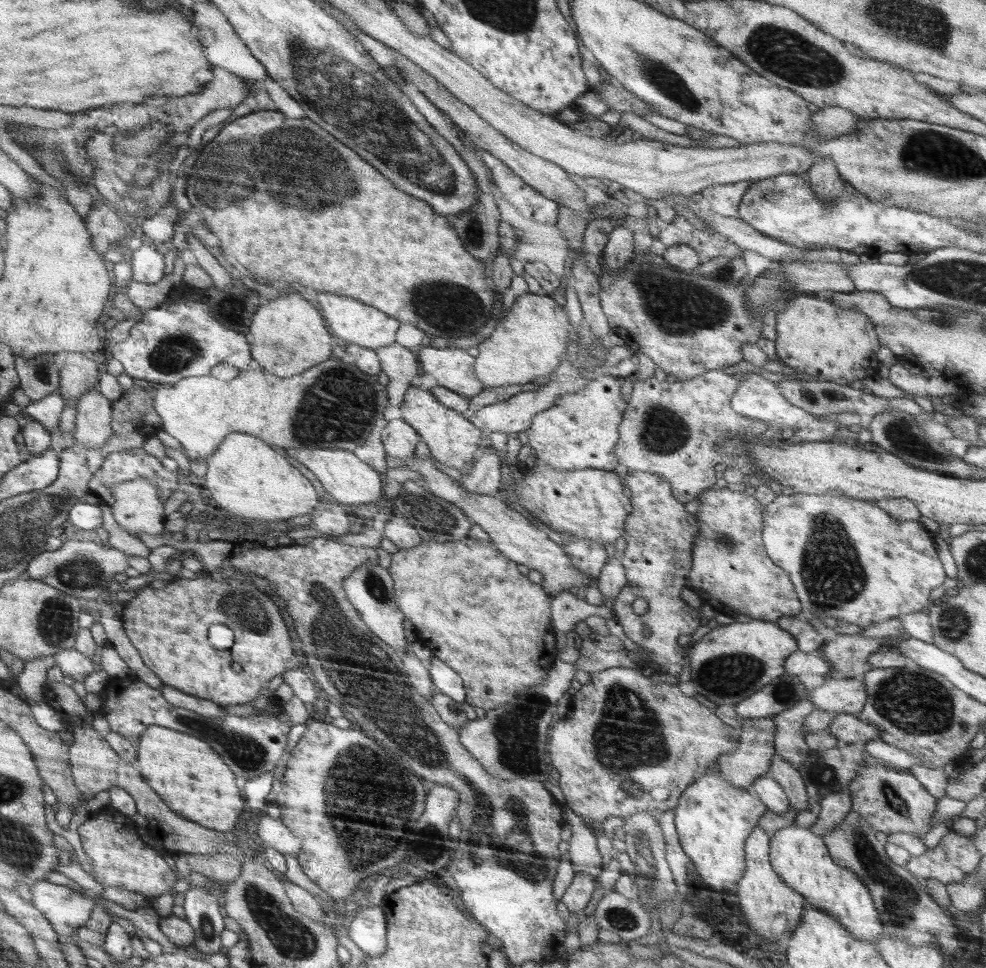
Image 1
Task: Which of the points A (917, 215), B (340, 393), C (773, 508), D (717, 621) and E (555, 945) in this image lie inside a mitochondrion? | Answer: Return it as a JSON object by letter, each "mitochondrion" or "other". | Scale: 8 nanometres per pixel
{"A":"other","B":"mitochondrion","C":"other","D":"other","E":"other"}

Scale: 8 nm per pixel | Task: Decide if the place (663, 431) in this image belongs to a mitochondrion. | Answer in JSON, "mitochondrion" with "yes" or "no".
{"mitochondrion":"yes"}

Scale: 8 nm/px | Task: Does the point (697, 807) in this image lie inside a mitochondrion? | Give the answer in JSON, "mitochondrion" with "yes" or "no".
{"mitochondrion":"no"}

